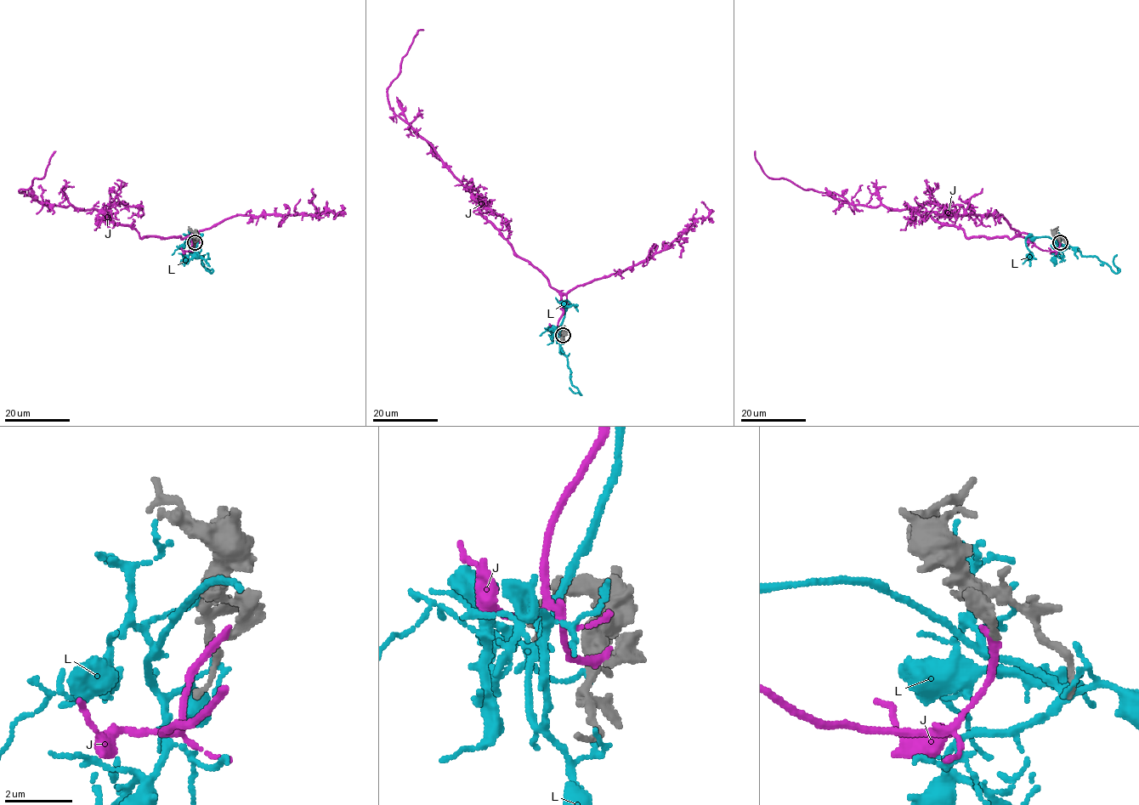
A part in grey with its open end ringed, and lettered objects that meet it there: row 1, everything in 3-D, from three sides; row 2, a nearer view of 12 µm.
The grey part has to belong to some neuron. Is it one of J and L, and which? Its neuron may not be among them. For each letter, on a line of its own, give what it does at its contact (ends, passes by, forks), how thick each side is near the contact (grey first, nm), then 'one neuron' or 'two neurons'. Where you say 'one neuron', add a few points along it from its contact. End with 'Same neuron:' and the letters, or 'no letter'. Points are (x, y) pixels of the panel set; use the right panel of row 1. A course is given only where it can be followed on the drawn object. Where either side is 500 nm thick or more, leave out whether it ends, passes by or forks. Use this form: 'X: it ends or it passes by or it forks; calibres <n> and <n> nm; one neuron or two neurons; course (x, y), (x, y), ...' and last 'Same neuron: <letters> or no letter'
J: it ends; calibres 280 and 240 nm; two neurons
L: it ends; calibres 320 and 150 nm; two neurons
Same neuron: no letter

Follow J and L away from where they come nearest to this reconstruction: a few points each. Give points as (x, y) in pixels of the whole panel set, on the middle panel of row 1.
J: (563, 335), (558, 322), (561, 295), (517, 254), (435, 150), (389, 105), (387, 88), (423, 29)
L: (562, 336), (556, 334), (556, 340), (567, 357), (571, 384), (580, 394), (569, 388), (573, 392)

